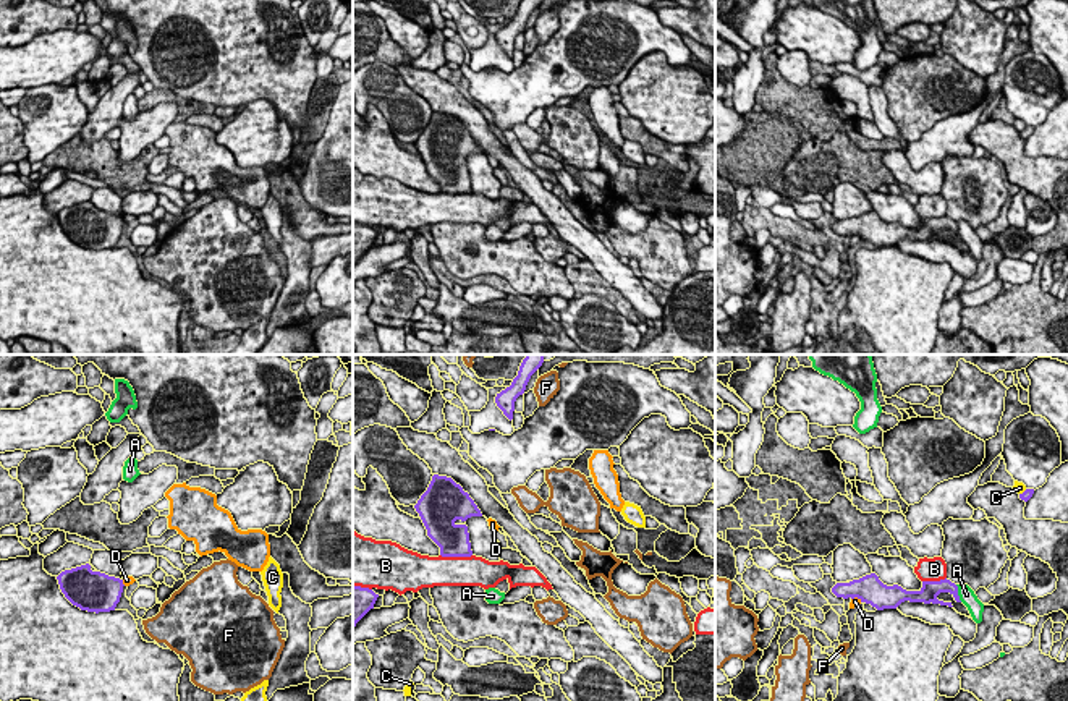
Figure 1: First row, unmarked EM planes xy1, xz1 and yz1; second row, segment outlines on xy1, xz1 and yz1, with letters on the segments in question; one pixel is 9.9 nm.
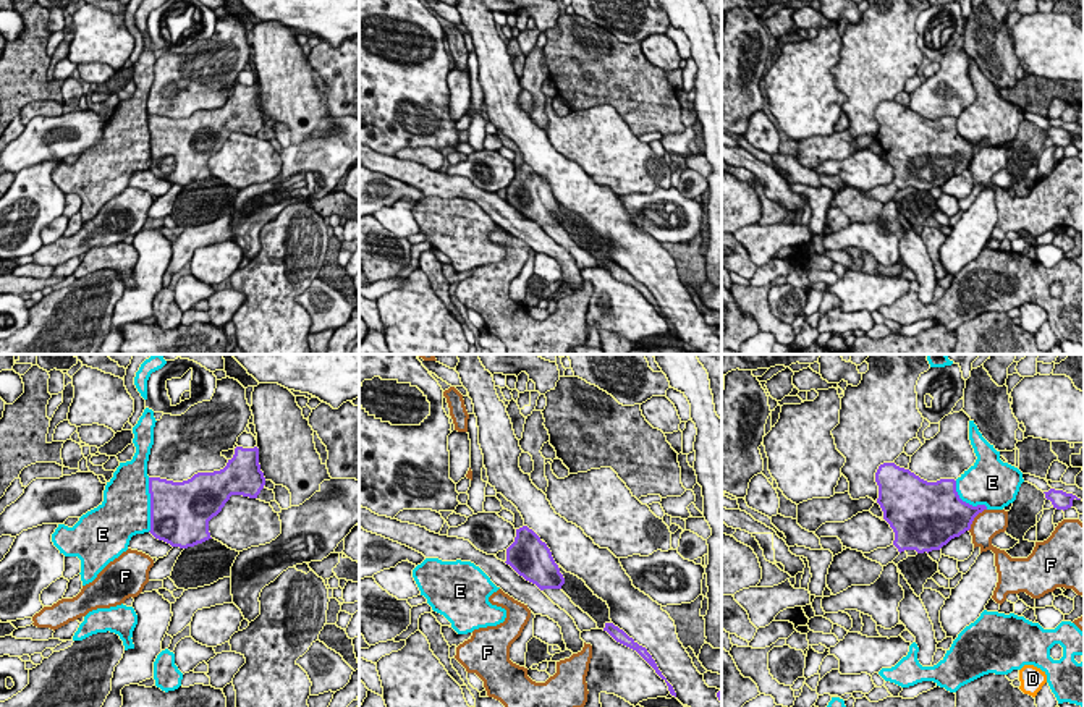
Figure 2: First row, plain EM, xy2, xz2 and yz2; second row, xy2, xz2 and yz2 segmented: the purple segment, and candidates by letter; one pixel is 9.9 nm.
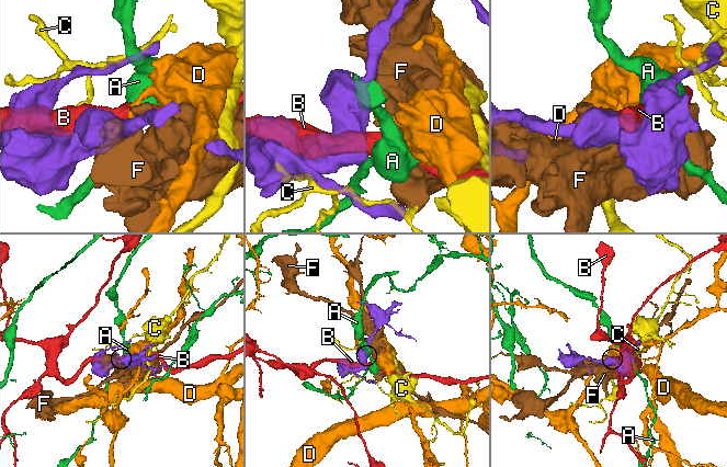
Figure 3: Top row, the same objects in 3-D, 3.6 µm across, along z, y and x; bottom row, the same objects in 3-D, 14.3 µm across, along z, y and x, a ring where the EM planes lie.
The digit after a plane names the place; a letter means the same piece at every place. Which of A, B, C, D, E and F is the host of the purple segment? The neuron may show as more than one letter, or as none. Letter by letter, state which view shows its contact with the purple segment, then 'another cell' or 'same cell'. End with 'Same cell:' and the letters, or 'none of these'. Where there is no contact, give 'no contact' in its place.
A: yz1 | another cell
B: xz1 | another cell
C: yz1 | another cell
D: yz1 | another cell
E: xy2 | another cell
F: yz2 | another cell
Same cell: none of these

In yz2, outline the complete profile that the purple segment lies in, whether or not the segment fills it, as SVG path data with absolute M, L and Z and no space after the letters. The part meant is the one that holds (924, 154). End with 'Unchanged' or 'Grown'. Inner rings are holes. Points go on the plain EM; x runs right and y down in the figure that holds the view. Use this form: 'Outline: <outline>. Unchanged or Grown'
Outline: M895 100L880 102L875 120L877 141L895 170L895 178L890 184L864 194L882 204L893 201L904 188L917 191L940 188L951 176L969 168L974 155L987 147L985 142L972 144L963 139L955 116L927 120Z. Grown

